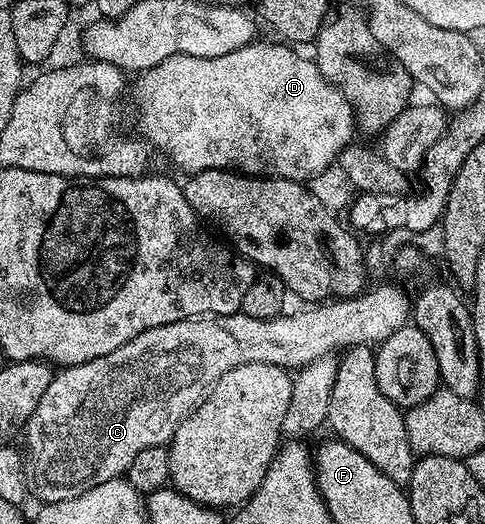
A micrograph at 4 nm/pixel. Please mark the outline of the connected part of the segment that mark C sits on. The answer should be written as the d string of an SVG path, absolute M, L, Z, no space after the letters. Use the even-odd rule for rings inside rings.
M382 284L379 288L363 291L357 296L348 297L347 300L331 300L329 302L318 302L313 306L306 306L303 312L294 312L283 314L272 318L271 320L261 320L260 318L248 318L237 311L232 316L211 316L209 314L199 316L192 320L181 320L180 322L172 322L164 326L156 326L141 332L136 338L132 338L132 342L128 342L124 346L120 346L116 350L112 350L112 354L104 354L92 358L83 364L71 364L63 367L61 370L55 371L54 377L50 380L48 390L44 390L44 394L40 398L40 402L36 406L36 410L32 410L32 414L28 418L24 429L26 435L26 450L24 449L24 463L26 482L31 493L34 492L39 496L42 504L55 504L61 500L68 498L76 498L80 494L84 494L88 490L92 490L92 486L100 486L100 482L108 482L125 477L128 466L132 466L136 454L140 454L140 450L148 450L148 446L166 446L174 437L174 431L180 426L183 418L190 415L197 408L199 402L207 396L210 389L213 388L216 381L224 374L228 374L228 370L232 370L236 366L244 366L245 364L275 364L287 370L297 370L306 364L316 362L320 358L337 353L339 350L353 348L355 346L375 346L381 340L386 340L389 336L394 336L401 330L405 324L409 325L412 320L412 300L402 288L397 288L394 284Z

